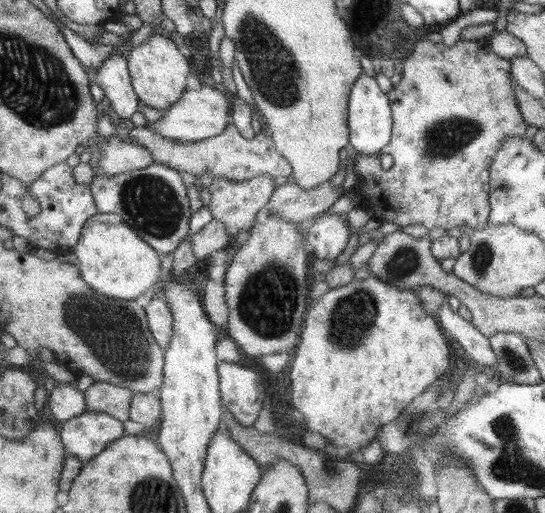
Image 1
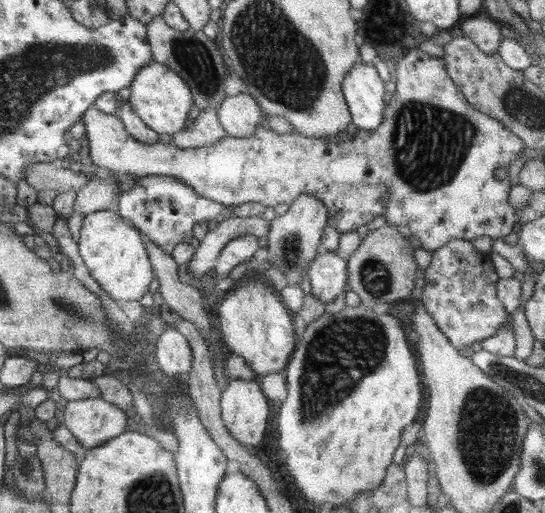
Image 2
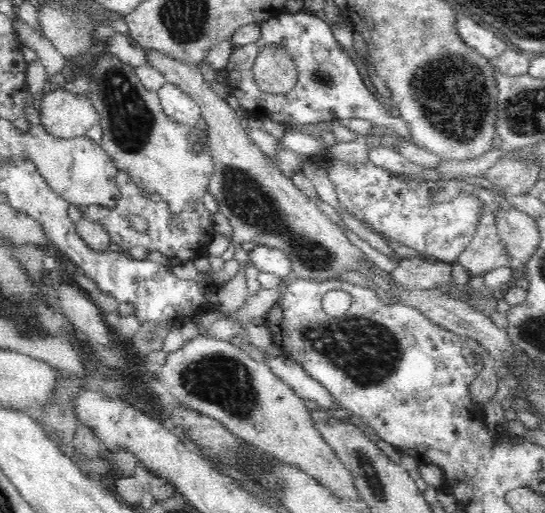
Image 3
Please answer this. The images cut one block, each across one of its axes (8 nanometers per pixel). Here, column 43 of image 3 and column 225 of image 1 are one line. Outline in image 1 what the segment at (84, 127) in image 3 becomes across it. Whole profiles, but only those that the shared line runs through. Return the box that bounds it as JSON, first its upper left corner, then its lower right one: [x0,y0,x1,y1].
[145,72,231,142]

